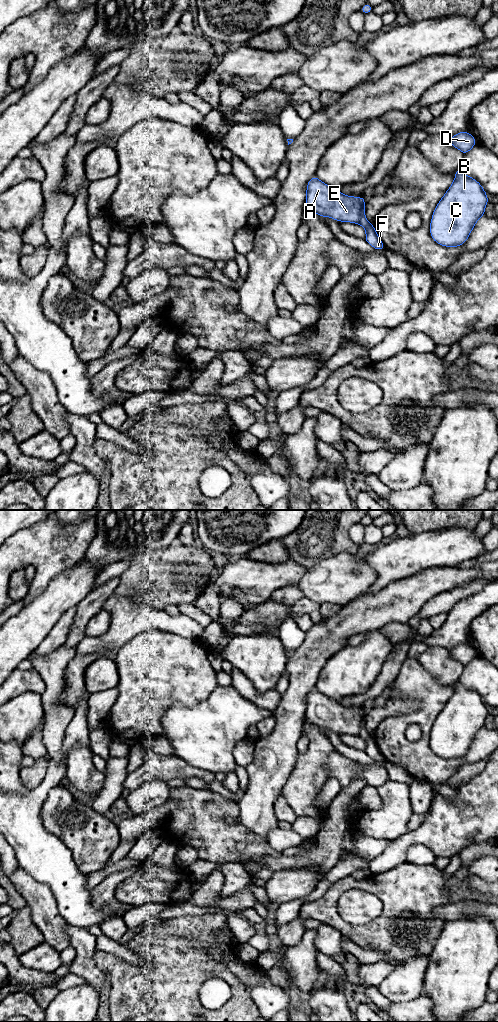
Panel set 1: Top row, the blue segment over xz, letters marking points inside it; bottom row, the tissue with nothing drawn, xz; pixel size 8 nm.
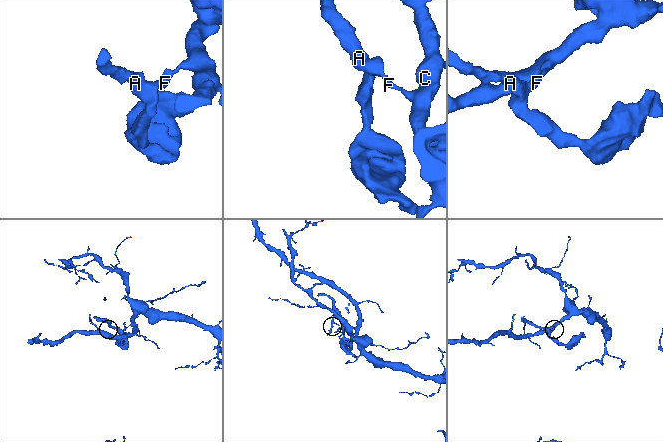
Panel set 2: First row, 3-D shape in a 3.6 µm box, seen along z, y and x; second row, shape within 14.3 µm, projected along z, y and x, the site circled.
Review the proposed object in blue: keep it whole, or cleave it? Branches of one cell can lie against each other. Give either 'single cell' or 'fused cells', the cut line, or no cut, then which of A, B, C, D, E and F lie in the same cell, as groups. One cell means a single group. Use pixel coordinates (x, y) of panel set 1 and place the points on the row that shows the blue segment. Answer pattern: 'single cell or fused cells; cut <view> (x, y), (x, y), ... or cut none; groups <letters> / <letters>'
fused cells; cut xz (364, 200), (358, 223); groups A E / B C D F

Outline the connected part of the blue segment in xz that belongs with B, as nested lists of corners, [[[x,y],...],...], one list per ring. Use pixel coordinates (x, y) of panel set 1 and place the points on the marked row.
[[[460,168],[454,172],[455,179],[436,205],[430,222],[431,238],[444,247],[462,246],[477,221],[485,215],[485,207],[489,203],[487,193],[477,180],[463,173]]]

